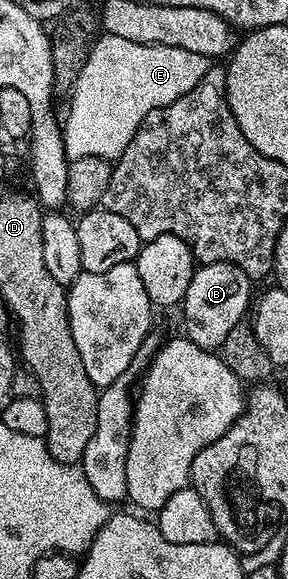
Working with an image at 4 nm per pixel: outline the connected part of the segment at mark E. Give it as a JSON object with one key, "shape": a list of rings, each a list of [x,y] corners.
{"shape":[[[108,33],[100,38],[87,50],[87,58],[70,94],[71,110],[67,117],[65,113],[62,122],[65,151],[71,161],[89,155],[118,159],[143,125],[145,115],[193,91],[207,76],[209,68],[209,58],[197,55],[197,51],[133,43],[133,39]]]}

